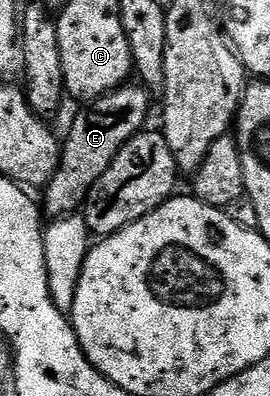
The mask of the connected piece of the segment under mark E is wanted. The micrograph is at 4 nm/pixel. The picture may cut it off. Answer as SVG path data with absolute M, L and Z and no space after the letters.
M122 85L115 91L110 91L108 95L102 95L100 99L92 100L88 104L86 111L81 111L73 119L73 124L69 127L69 136L64 136L61 149L61 160L57 166L56 173L51 177L51 181L43 188L45 203L43 199L43 211L49 217L64 217L72 215L84 204L89 197L89 191L97 184L99 177L107 173L111 161L123 149L125 142L134 135L138 135L146 126L145 118L149 115L150 92L144 86L129 87Z

